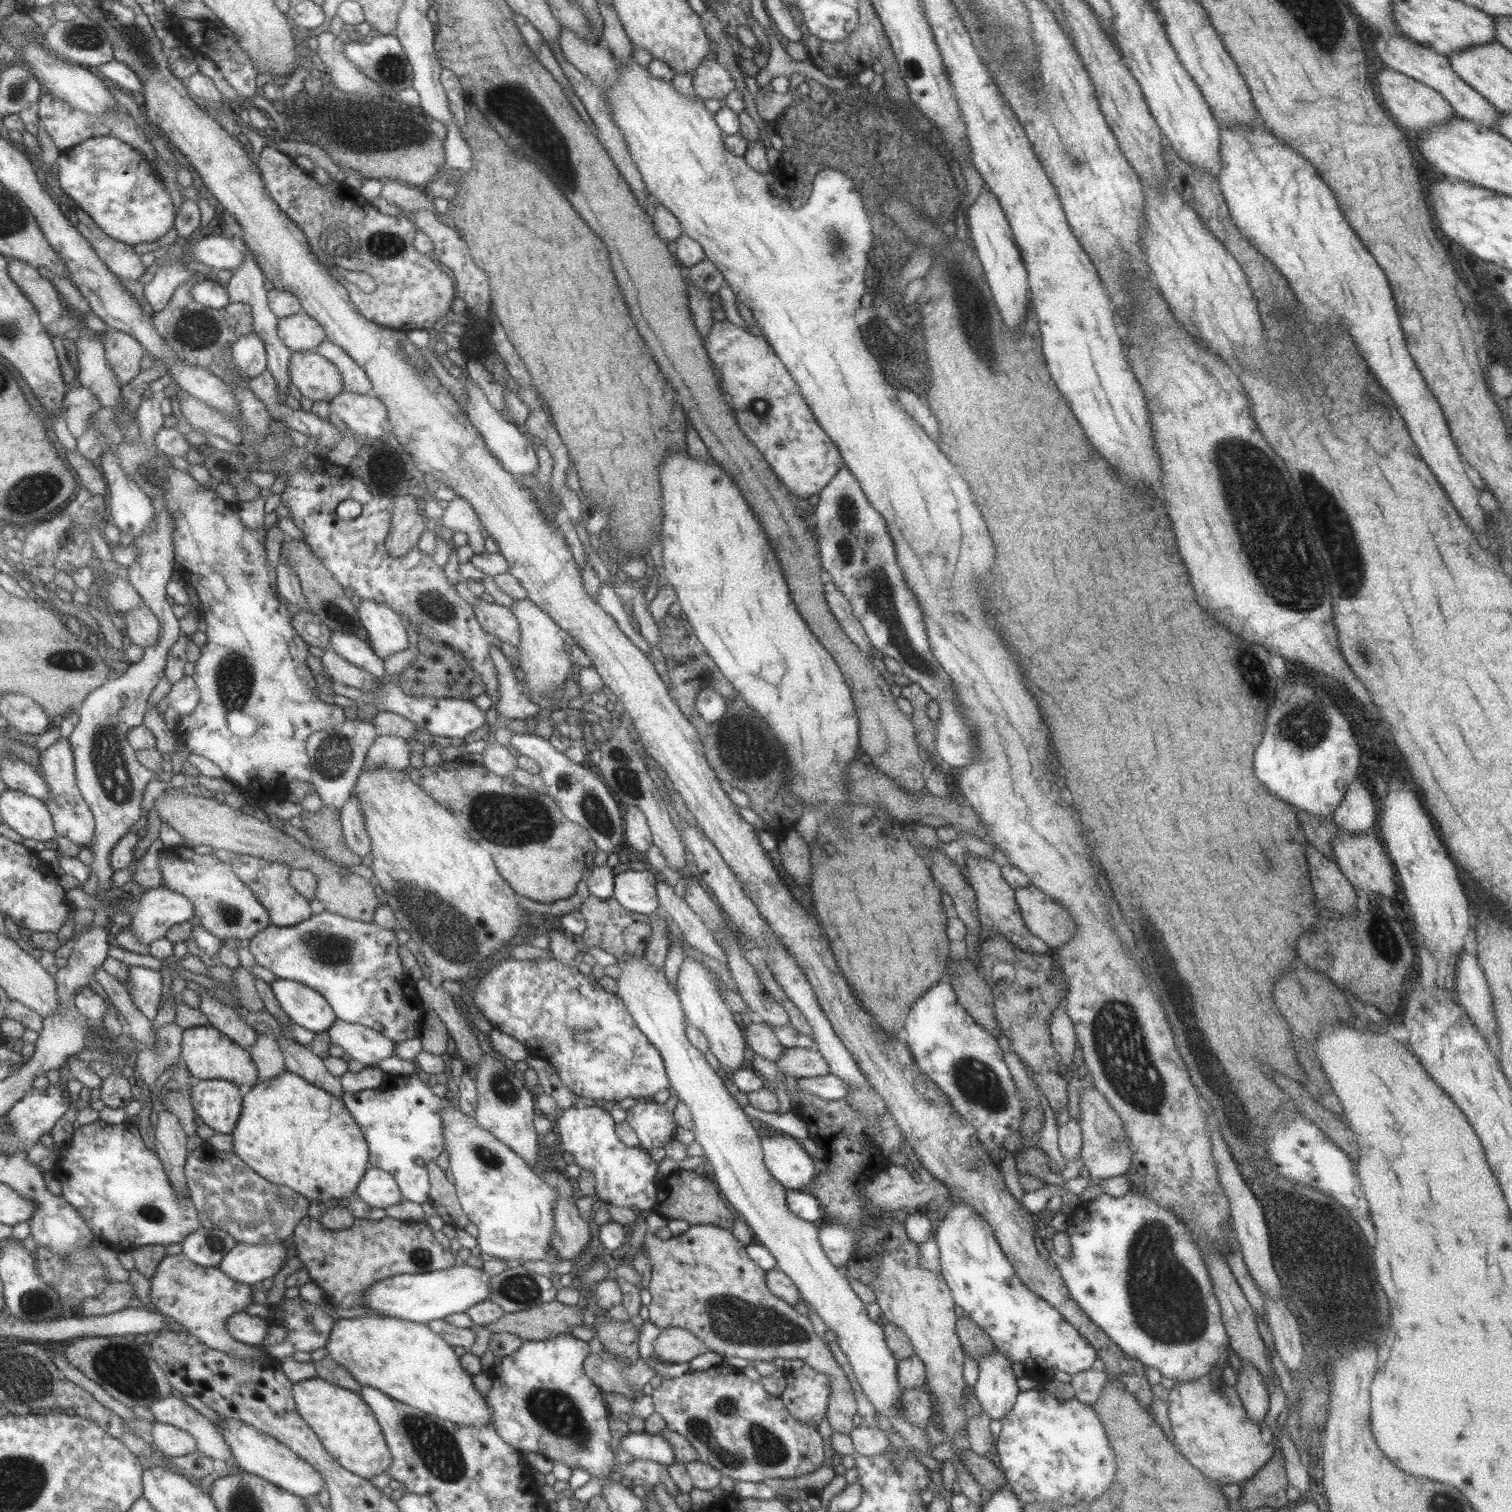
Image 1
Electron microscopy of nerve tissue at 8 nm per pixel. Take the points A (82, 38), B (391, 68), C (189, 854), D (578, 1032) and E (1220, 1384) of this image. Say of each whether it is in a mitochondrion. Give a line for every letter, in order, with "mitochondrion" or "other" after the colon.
A: mitochondrion
B: mitochondrion
C: other
D: mitochondrion
E: other

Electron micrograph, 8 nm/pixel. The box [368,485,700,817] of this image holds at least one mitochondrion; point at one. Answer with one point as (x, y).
(433, 602)

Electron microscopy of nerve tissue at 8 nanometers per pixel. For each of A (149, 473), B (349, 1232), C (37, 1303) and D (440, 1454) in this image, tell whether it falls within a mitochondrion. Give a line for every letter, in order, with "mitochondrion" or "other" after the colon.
A: mitochondrion
B: other
C: mitochondrion
D: mitochondrion

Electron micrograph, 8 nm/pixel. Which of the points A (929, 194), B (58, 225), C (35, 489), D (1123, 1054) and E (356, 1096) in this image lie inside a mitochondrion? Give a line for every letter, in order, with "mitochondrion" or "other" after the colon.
A: mitochondrion
B: other
C: mitochondrion
D: mitochondrion
E: other

